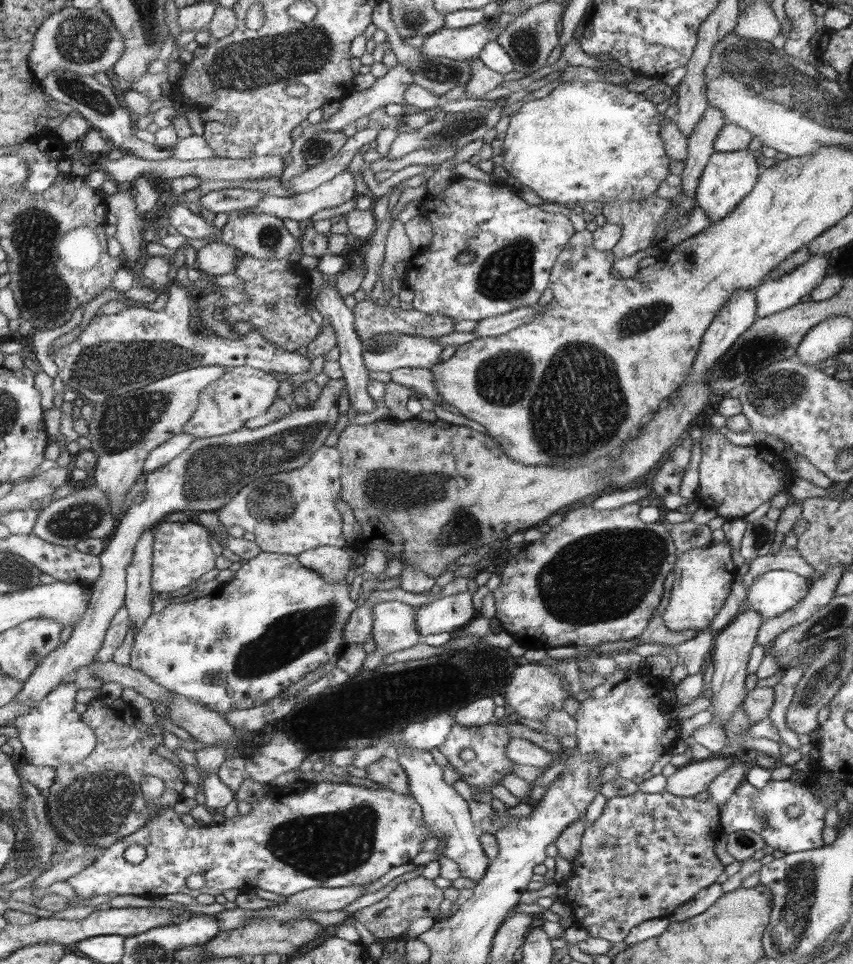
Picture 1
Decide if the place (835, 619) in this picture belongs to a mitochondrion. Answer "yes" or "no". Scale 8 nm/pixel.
yes

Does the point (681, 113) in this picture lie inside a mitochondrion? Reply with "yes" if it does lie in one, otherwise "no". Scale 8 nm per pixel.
no

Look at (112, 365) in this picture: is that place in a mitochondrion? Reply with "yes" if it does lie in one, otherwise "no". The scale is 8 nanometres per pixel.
yes

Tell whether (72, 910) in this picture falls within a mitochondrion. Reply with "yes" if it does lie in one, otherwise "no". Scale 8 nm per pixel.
no

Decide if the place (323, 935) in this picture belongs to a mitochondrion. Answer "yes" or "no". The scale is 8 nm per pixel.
no

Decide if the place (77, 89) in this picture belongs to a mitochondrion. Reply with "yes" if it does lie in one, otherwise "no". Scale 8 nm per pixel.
yes

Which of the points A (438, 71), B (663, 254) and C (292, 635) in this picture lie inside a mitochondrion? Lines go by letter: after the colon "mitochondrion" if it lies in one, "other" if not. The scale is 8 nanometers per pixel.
A: mitochondrion
B: other
C: mitochondrion

